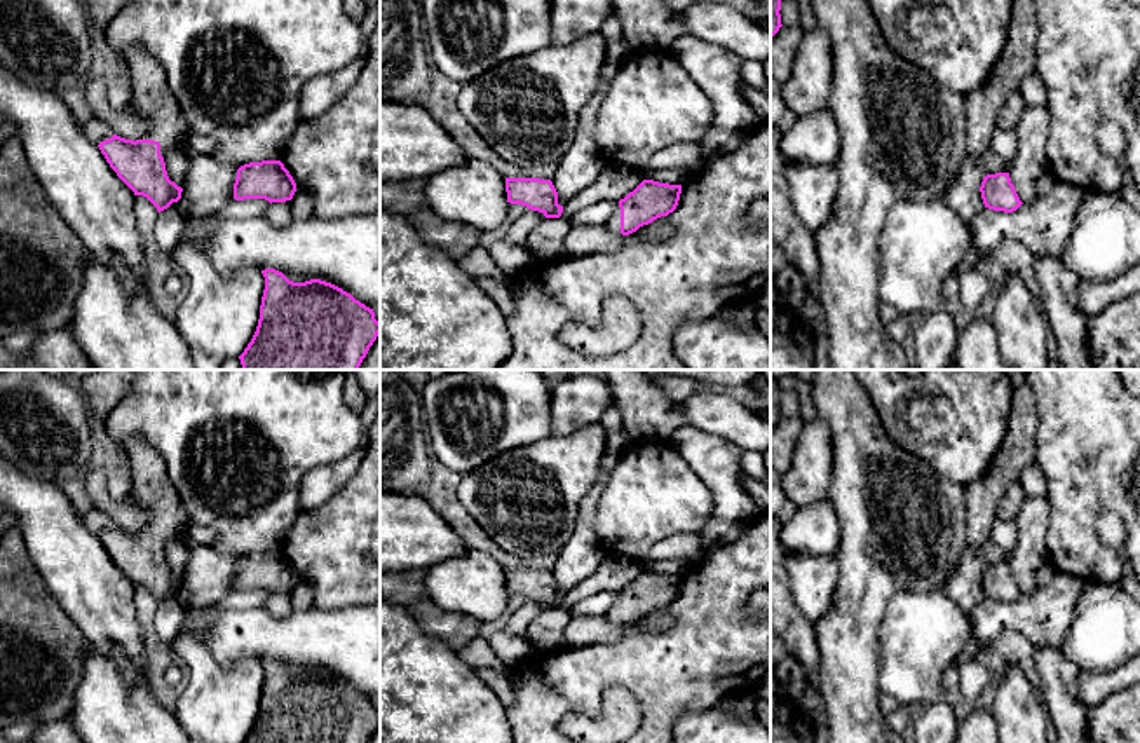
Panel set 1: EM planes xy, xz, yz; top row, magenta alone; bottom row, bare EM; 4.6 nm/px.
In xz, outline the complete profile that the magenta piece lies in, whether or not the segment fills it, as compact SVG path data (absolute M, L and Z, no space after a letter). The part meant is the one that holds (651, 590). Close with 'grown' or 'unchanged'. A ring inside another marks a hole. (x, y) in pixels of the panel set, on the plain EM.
M643 570L633 583L619 591L605 619L612 624L629 626L640 617L673 603L678 596L680 584L682 576Z; grown

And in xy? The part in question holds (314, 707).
M275 659L261 665L265 680L260 710L244 743L368 743L380 726L373 699L342 678L321 670L293 673Z; unchanged

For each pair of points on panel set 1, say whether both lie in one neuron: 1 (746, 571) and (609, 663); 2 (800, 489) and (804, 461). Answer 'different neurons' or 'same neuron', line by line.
1: same neuron
2: same neuron

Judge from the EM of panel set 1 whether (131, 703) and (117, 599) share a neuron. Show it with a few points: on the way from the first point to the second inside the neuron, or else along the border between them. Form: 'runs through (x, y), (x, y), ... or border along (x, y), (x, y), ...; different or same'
runs through (119, 677), (117, 625); same

